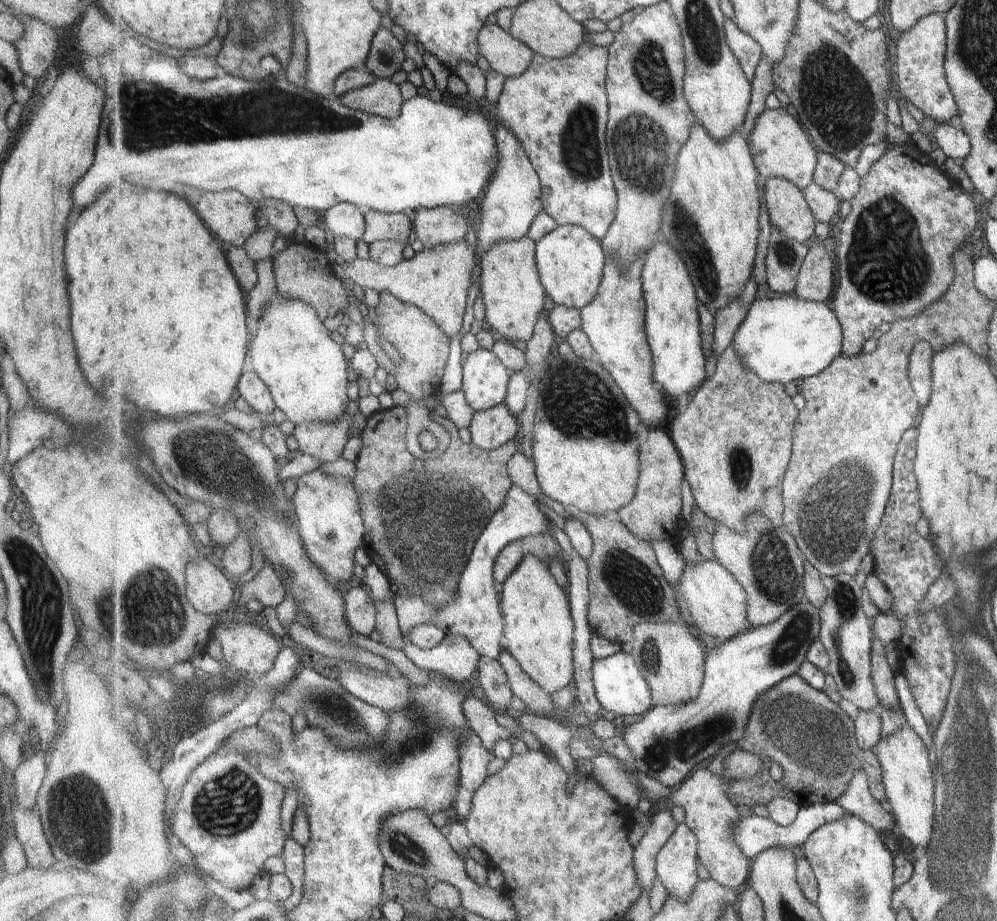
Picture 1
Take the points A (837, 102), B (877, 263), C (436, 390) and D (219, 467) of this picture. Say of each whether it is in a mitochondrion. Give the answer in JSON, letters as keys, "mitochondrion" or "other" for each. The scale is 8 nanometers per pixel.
{"A":"mitochondrion","B":"mitochondrion","C":"other","D":"mitochondrion"}

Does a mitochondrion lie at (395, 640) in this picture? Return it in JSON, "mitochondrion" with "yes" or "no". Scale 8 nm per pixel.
{"mitochondrion":"no"}

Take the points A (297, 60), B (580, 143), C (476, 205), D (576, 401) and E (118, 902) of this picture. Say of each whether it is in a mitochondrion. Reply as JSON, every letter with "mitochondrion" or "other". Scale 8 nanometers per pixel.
{"A":"other","B":"mitochondrion","C":"other","D":"mitochondrion","E":"other"}

